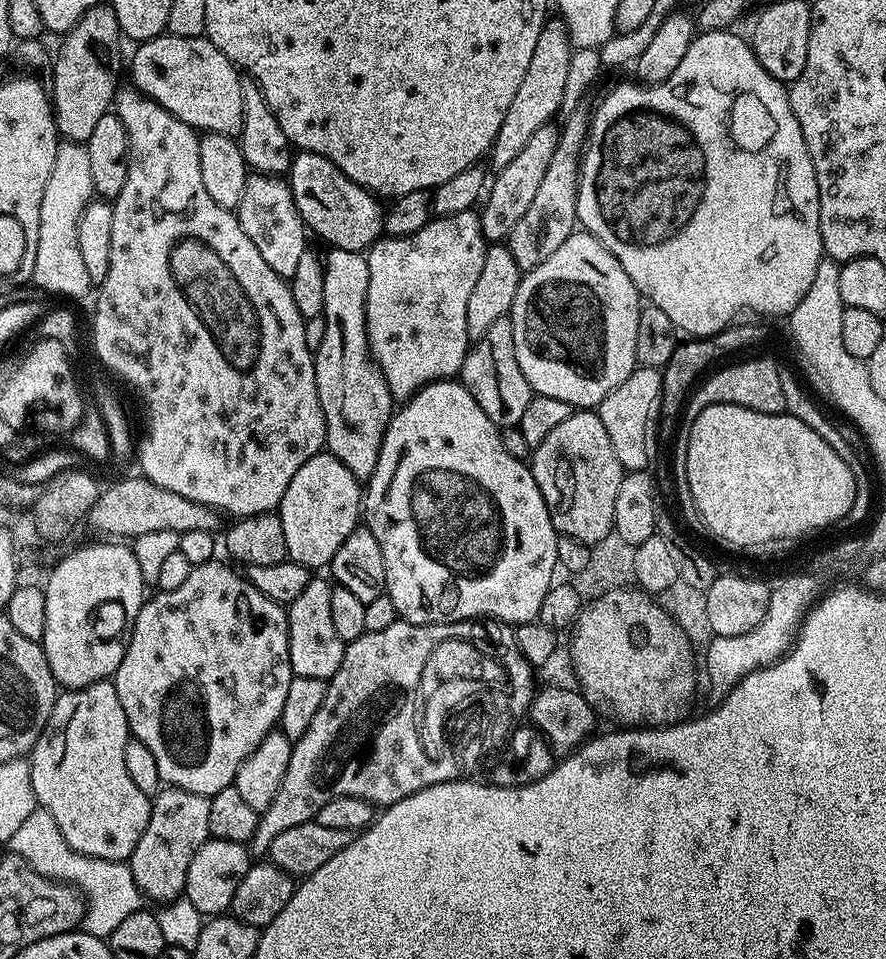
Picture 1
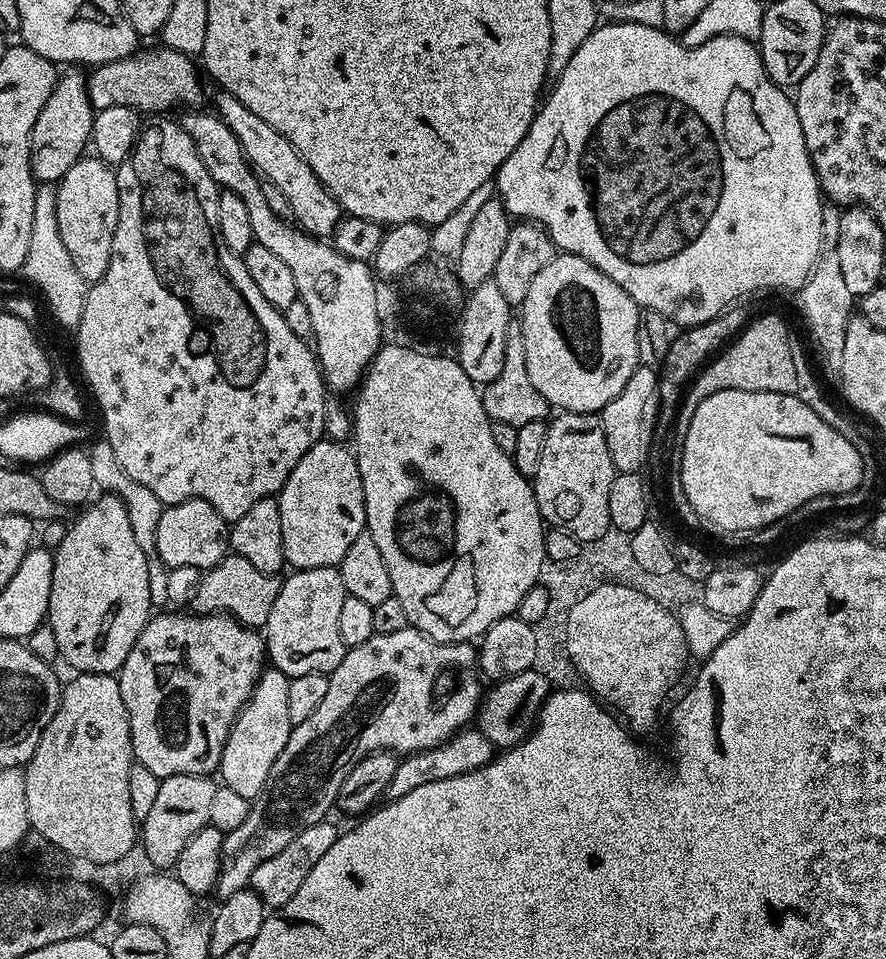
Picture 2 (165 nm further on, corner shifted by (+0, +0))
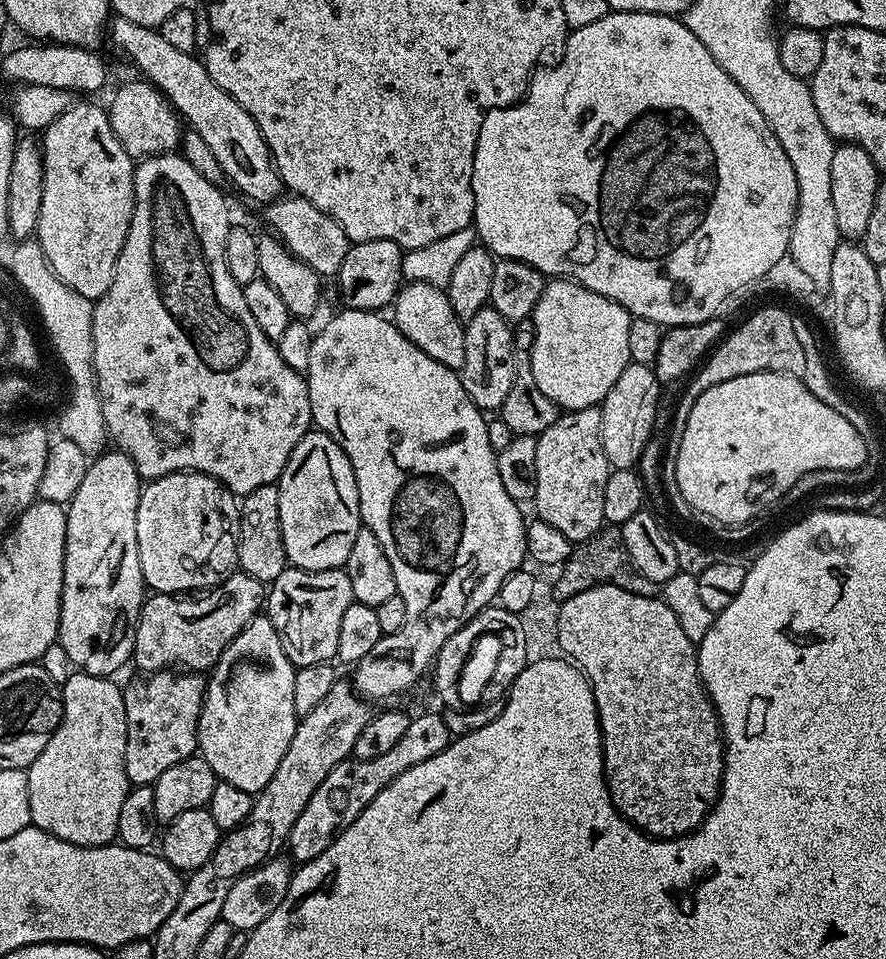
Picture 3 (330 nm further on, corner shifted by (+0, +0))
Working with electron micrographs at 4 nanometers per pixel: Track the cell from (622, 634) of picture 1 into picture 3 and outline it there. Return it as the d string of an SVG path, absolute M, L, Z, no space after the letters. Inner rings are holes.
M599 584L590 590L582 590L582 594L574 594L560 604L558 642L561 653L571 660L592 684L596 712L600 716L600 737L604 740L604 774L608 781L608 793L612 795L614 806L621 816L632 821L640 831L647 832L653 838L685 836L688 832L695 832L720 799L720 785L724 779L724 738L720 717L717 716L715 706L708 698L708 691L700 680L697 645L692 644L690 638L686 638L678 618L674 618L674 610L670 610L670 606L664 603L663 599L639 596L613 584Z

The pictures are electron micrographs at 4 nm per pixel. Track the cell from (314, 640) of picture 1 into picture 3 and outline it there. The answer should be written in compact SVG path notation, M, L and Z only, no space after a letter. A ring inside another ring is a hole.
M289 566L267 589L266 615L274 630L278 630L286 658L290 658L296 668L301 668L337 659L338 630L342 627L346 606L352 603L350 578L344 568L307 572Z

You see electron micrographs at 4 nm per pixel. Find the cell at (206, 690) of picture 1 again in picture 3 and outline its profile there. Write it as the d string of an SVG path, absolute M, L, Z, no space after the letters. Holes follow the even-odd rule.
M165 670L145 675L144 680L136 680L129 688L123 689L124 705L126 706L126 774L132 786L151 786L157 778L166 774L170 766L188 759L198 748L200 730L200 711L204 706L206 680L200 674L181 674L176 670Z

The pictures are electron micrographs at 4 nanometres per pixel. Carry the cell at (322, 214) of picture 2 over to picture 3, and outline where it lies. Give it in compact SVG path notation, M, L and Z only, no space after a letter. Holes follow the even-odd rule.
M113 15L106 28L106 36L112 44L137 68L139 75L148 83L159 88L168 103L186 121L187 127L197 132L210 146L210 154L218 158L218 166L222 166L225 177L244 196L257 200L260 206L267 206L281 199L285 186L276 172L276 164L272 161L272 152L266 146L254 118L206 70L203 59L199 55L174 50L166 38L162 38L159 30L138 26L138 22L130 22L130 18Z

